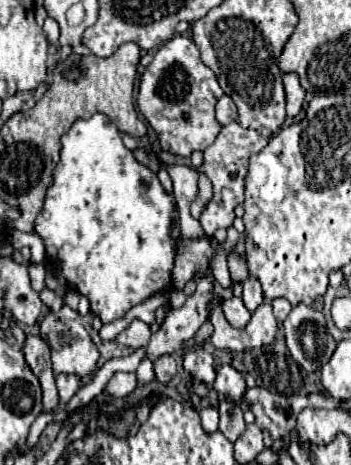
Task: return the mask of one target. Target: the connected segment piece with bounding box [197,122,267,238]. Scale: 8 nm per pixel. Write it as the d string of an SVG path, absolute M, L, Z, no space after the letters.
M231 122L227 126L221 128L219 136L215 138L215 142L203 152L203 164L197 168L199 174L205 174L207 180L213 186L213 198L207 204L207 210L201 214L199 222L205 230L205 234L209 238L213 238L213 232L217 228L229 228L235 220L233 208L237 204L243 204L243 192L245 192L245 176L247 176L247 166L249 166L249 158L257 152L261 152L267 146L267 138L263 138L257 130L249 130L239 126L237 122Z

